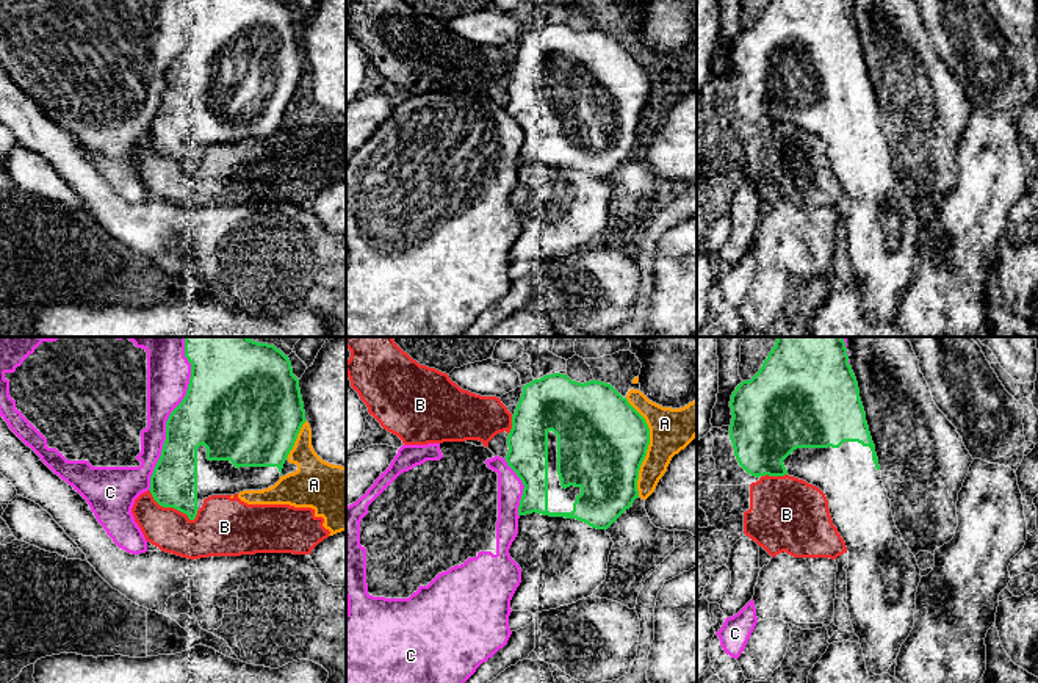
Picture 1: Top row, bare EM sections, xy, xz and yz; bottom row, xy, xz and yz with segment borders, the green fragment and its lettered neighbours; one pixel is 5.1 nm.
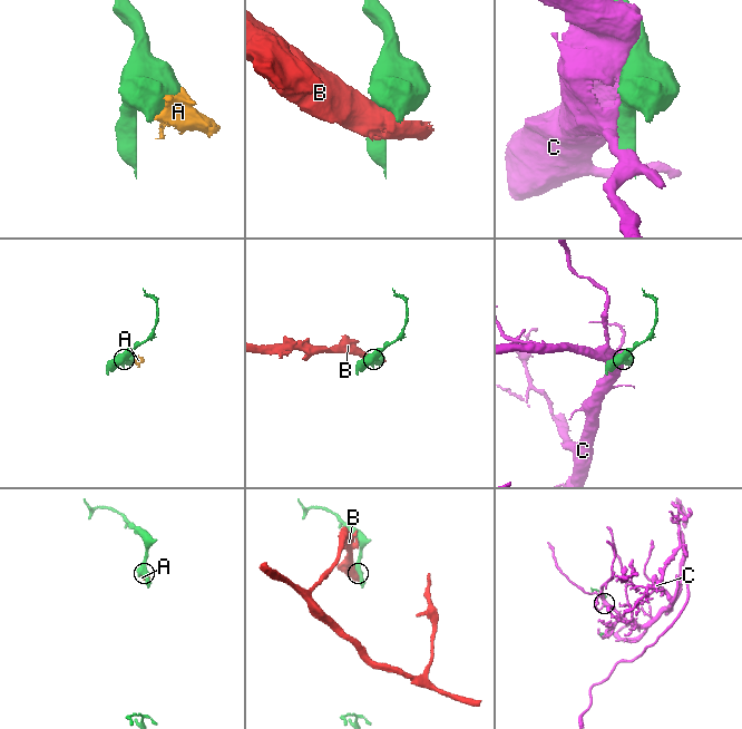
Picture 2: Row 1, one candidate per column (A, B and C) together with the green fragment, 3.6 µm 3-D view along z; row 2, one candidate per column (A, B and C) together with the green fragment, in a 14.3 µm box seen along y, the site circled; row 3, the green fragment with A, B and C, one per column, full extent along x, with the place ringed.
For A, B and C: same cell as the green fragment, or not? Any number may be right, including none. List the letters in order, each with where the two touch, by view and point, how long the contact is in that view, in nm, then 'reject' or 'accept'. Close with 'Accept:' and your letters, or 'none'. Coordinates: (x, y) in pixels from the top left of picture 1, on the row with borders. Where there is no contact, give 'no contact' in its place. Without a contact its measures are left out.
A: xz (647, 447) | 500 nm | reject
B: xy (171, 506) | 280 nm | reject
C: xy (171, 414) | 800 nm | reject
Accept: none

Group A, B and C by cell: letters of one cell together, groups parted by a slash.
A B / C

